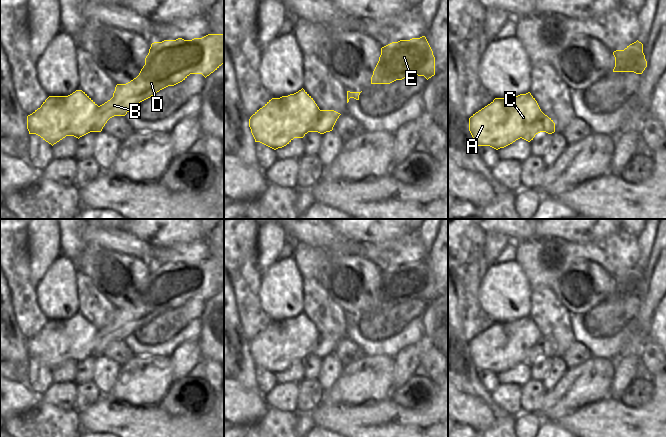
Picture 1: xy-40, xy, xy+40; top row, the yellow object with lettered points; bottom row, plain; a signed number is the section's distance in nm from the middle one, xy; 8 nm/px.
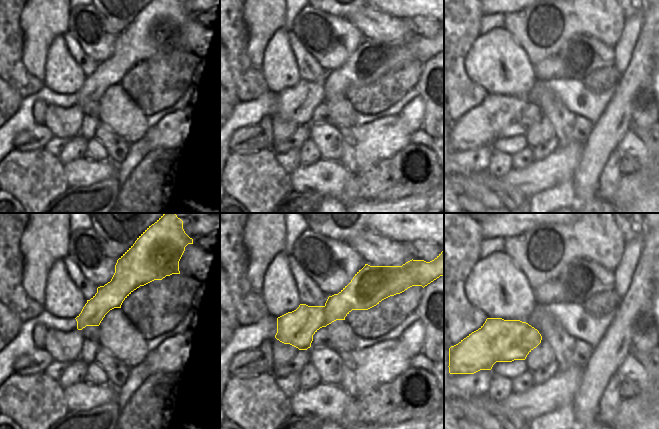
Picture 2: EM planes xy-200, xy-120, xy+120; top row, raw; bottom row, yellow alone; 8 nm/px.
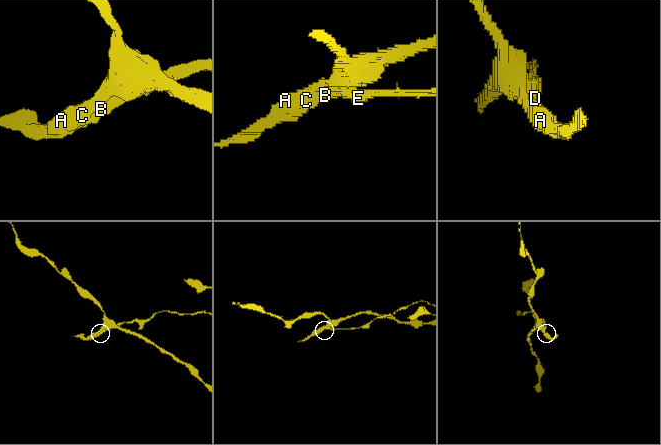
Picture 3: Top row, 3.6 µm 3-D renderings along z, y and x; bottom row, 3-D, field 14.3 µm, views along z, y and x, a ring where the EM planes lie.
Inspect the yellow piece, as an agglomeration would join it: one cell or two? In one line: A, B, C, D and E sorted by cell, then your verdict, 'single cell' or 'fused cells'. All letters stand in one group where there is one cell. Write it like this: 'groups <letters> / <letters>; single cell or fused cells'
groups A C / B D E; fused cells

